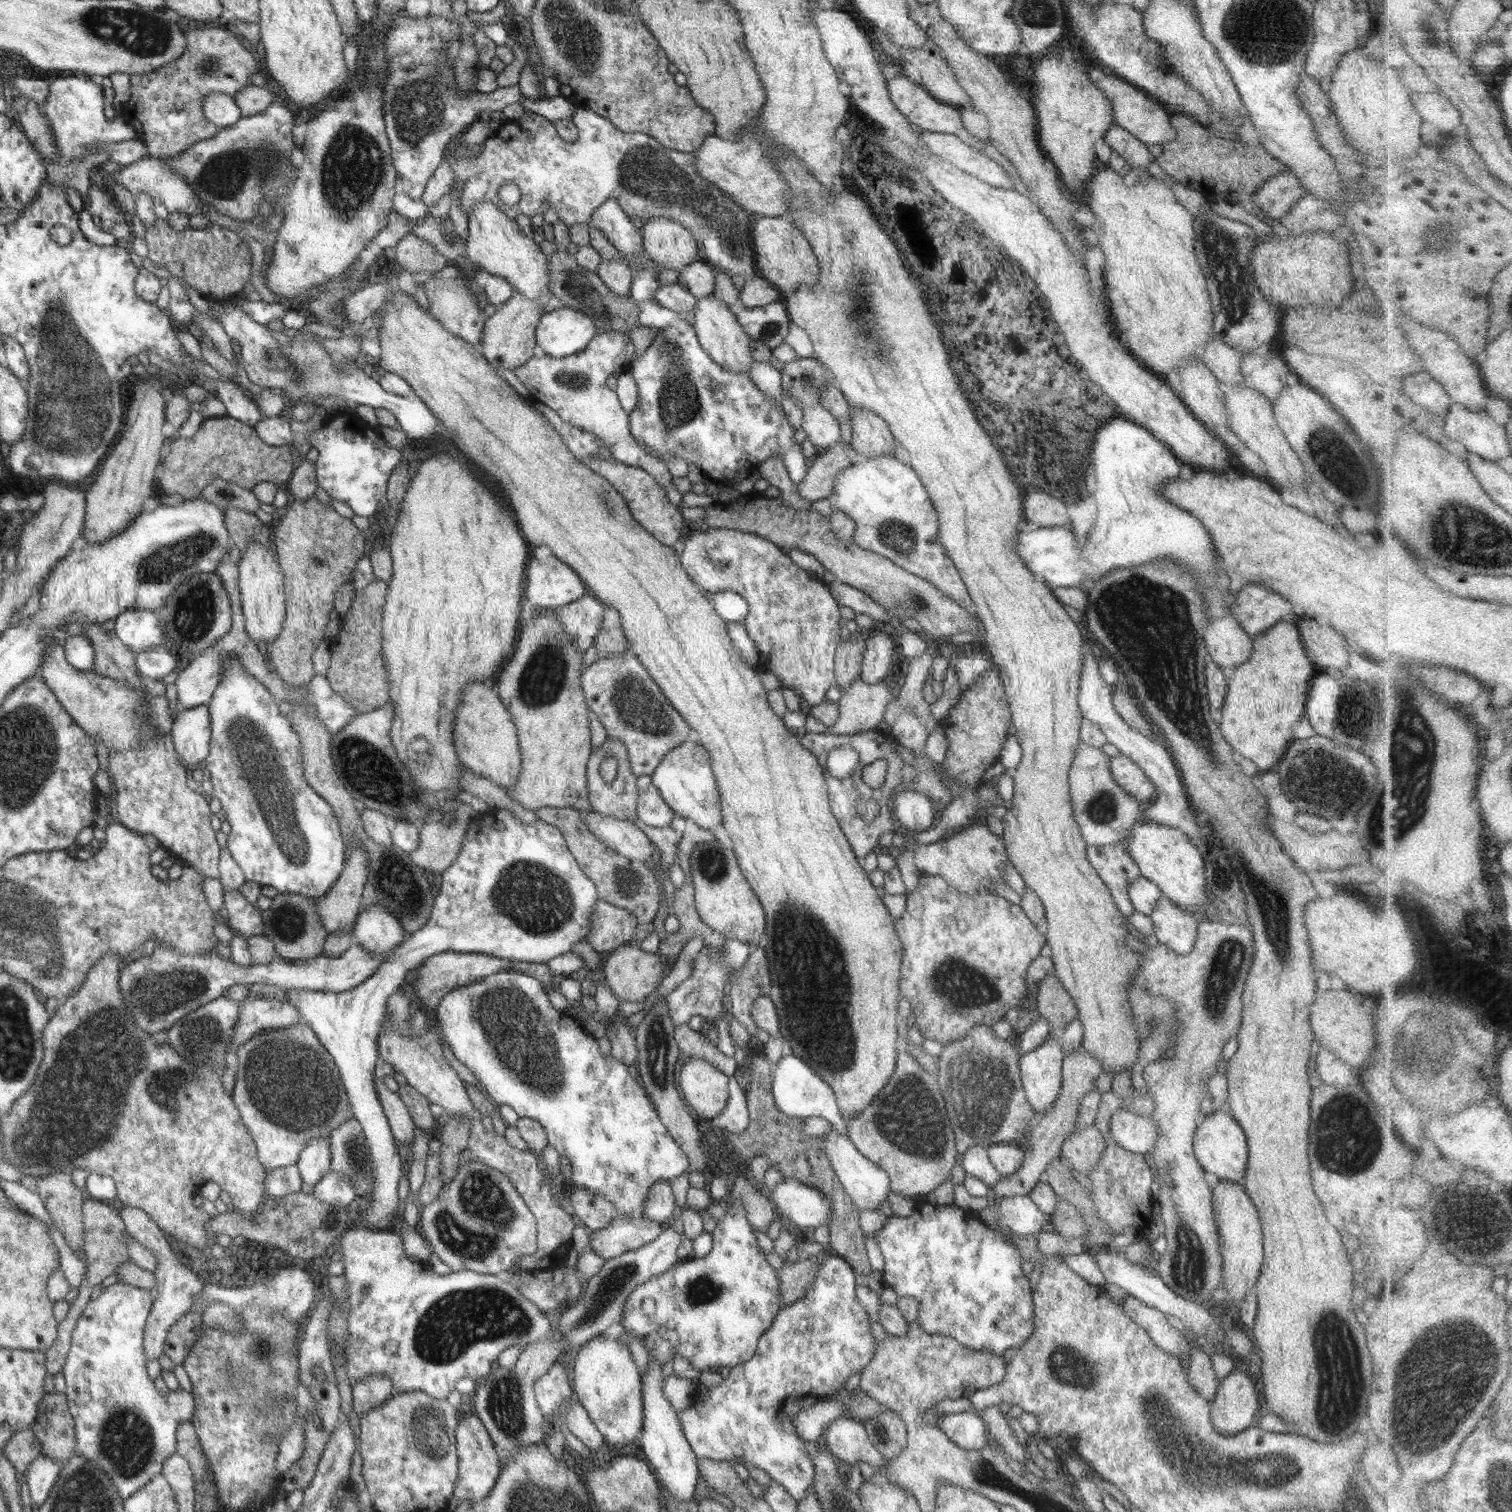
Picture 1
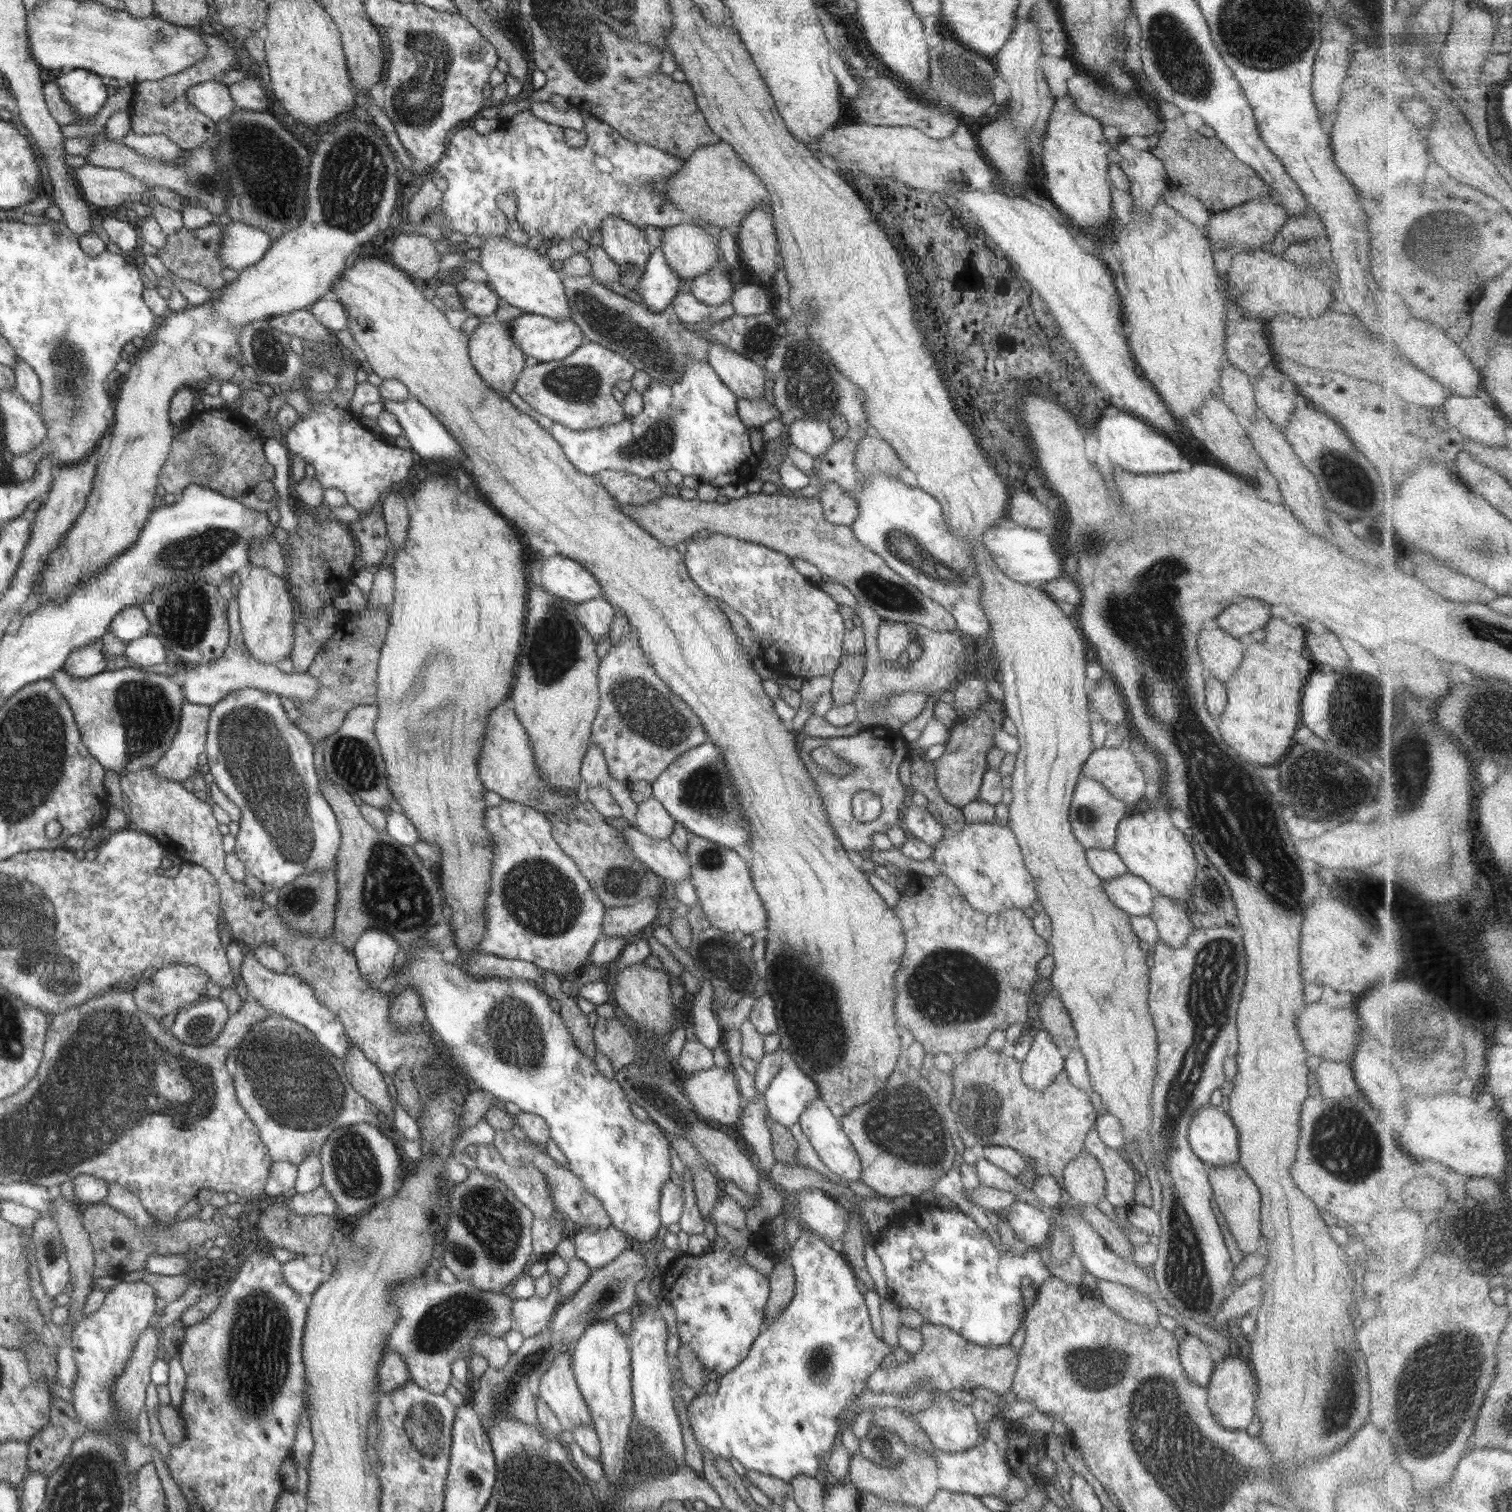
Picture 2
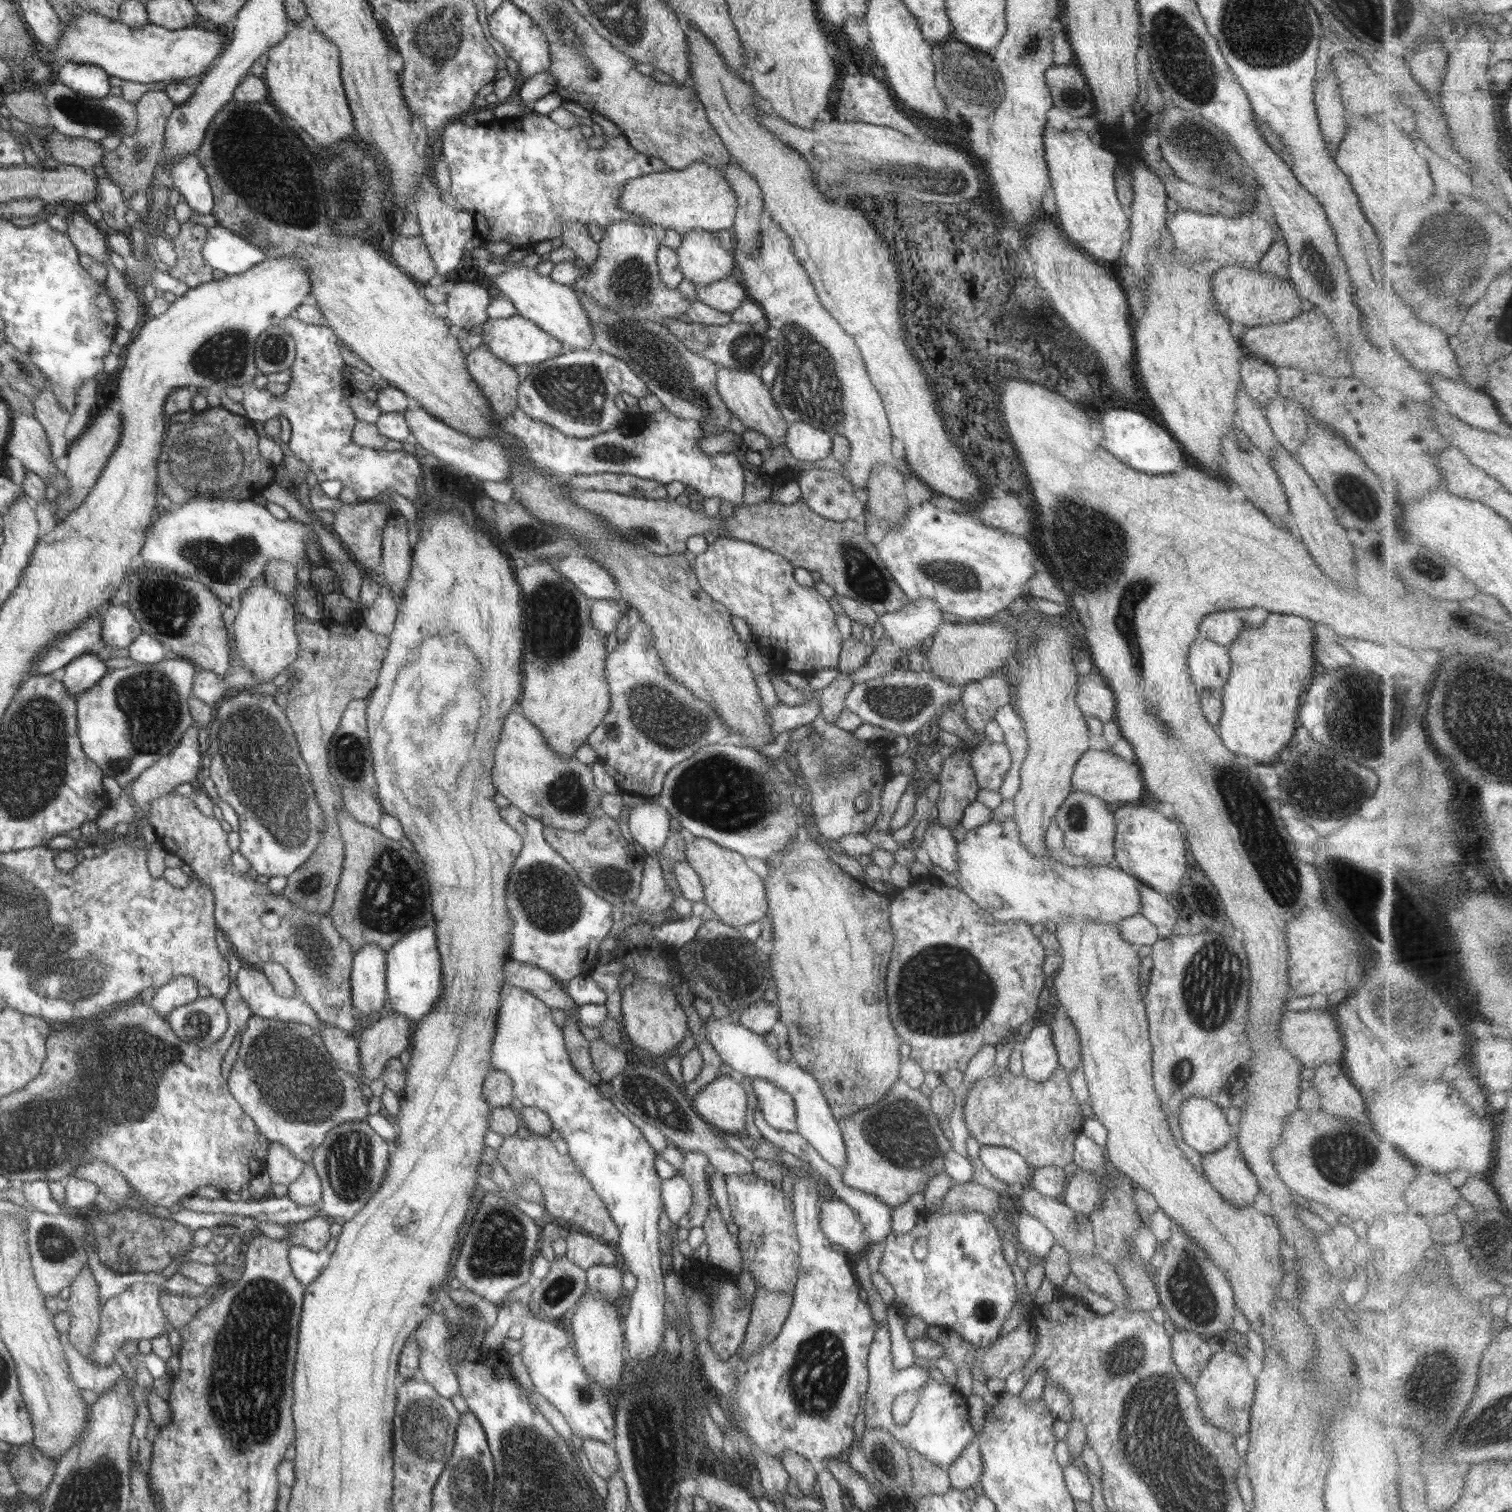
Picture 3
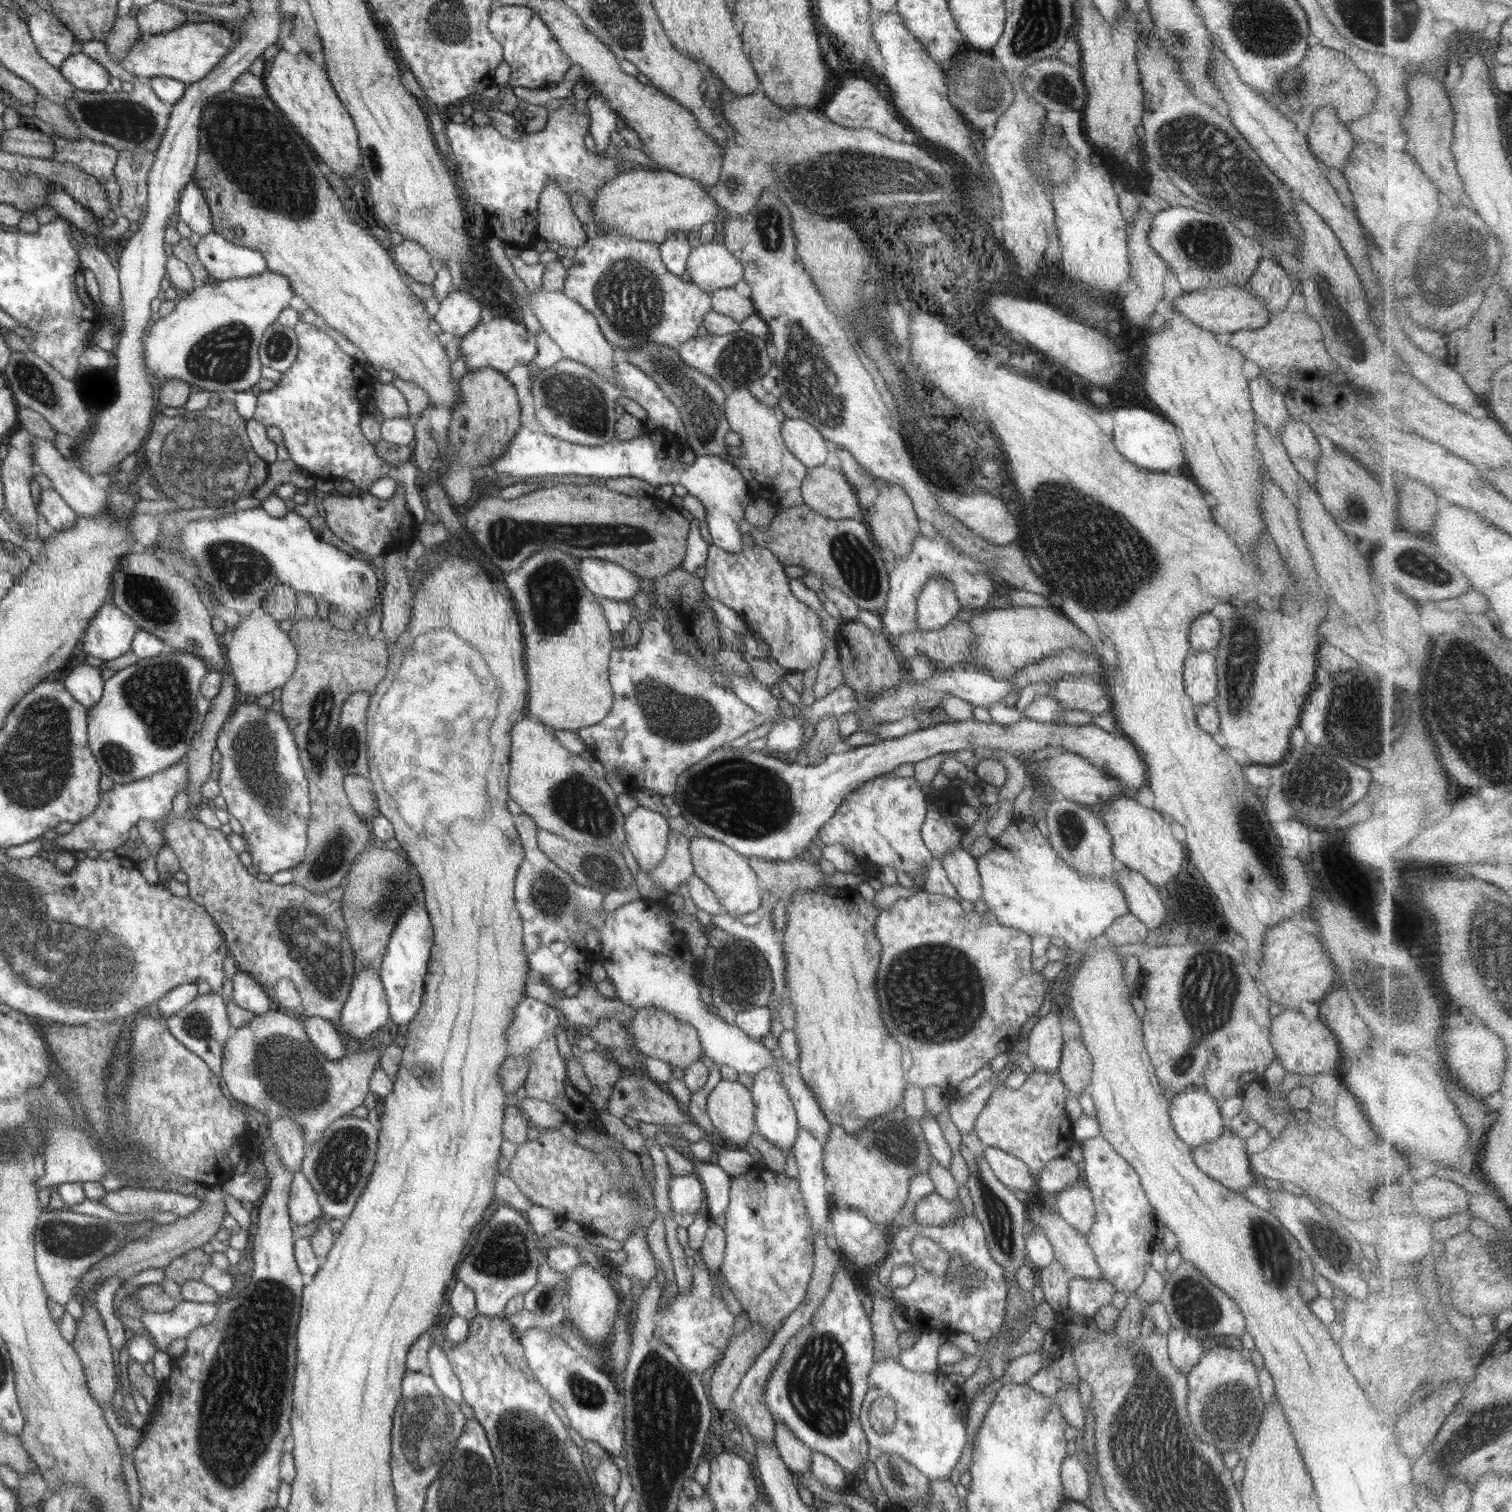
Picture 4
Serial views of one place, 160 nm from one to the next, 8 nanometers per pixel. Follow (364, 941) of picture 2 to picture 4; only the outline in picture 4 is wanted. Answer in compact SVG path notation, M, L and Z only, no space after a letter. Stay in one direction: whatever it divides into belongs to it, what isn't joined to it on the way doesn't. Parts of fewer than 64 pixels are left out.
M365 968L352 982L351 995L342 1010L340 1026L349 1038L364 1040L388 1022L386 988L373 968Z

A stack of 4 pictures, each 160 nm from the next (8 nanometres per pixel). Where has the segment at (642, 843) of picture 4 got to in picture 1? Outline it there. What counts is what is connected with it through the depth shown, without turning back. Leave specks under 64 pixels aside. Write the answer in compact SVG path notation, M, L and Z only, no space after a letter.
M653 784L639 795L636 814L642 822L654 828L670 826L670 822L676 816Z

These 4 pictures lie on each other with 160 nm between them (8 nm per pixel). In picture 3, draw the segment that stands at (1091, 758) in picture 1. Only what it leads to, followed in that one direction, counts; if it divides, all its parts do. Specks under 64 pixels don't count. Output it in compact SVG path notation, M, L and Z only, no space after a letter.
M1081 790L1072 791L1053 816L1053 822L1063 832L1065 850L1074 856L1095 860L1094 867L1114 863L1116 823L1113 808L1097 796Z

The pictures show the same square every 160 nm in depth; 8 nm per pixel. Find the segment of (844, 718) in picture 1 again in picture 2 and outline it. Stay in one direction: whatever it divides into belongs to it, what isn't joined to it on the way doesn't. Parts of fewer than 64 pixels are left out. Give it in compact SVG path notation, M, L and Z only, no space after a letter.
M858 604L855 614L862 620L862 630L865 634L865 662L866 669L860 680L859 689L855 700L852 702L858 711L858 718L864 726L863 729L872 728L879 720L879 714L885 711L887 702L892 695L904 691L918 691L923 693L939 693L952 690L962 678L960 666L965 660L965 649L971 651L975 643L958 634L957 631L936 632L922 625L915 625L916 639L922 649L920 658L909 666L909 669L898 670L897 662L884 660L877 650L877 632L883 618L874 612L867 604Z

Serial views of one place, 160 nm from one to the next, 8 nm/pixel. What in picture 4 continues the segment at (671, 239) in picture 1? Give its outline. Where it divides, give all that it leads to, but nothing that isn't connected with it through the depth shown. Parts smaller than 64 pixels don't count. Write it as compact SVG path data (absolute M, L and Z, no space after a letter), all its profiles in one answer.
M696 241L687 260L690 280L704 292L734 288L744 278L743 264L722 243Z

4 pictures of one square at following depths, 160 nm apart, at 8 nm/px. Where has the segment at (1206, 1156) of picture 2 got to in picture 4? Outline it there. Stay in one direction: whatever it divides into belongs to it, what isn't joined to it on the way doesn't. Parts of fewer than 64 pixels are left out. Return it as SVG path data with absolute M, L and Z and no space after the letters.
M1196 1085L1187 1086L1171 1099L1168 1114L1175 1133L1191 1147L1215 1141L1226 1129L1227 1119L1221 1115L1217 1100Z

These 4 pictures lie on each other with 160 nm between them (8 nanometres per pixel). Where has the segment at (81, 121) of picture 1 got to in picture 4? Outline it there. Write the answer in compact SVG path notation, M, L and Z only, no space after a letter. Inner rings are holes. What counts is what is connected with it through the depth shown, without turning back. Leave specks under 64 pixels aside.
M82 52L70 55L59 69L78 90L102 93L110 80L106 68ZM191 181L181 195L178 203L178 218L185 222L192 232L200 236L206 236L213 230L214 220L204 198L204 193L200 189L200 185L196 185Z

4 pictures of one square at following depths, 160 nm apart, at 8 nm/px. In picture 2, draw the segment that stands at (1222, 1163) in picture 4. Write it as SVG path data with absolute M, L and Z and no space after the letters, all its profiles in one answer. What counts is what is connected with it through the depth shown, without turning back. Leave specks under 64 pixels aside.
M1239 1162L1232 1166L1209 1167L1209 1183L1213 1190L1213 1198L1222 1212L1232 1236L1239 1249L1245 1254L1256 1254L1261 1236L1261 1194L1256 1183L1249 1177Z

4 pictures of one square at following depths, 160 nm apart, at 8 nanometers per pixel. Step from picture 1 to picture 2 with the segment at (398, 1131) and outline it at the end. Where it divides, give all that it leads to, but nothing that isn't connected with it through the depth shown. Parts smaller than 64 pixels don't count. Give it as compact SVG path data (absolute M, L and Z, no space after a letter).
M352 1048L343 1058L344 1073L360 1094L363 1094L384 1117L393 1118L396 1100L388 1095L388 1085L381 1070L366 1058L359 1048Z

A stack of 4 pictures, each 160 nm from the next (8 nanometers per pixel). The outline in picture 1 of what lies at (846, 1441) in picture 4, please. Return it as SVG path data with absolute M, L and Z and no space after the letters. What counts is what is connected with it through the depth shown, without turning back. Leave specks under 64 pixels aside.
M831 1251L819 1253L821 1261L805 1295L776 1313L770 1329L760 1336L754 1357L745 1364L732 1367L729 1378L714 1386L702 1402L677 1412L682 1432L697 1458L729 1462L743 1458L745 1465L764 1470L797 1501L804 1498L808 1488L813 1486L816 1463L812 1462L808 1450L811 1443L797 1433L792 1419L800 1409L828 1400L850 1376L860 1375L872 1361L876 1345L870 1329L870 1314L857 1299L857 1273L841 1256Z

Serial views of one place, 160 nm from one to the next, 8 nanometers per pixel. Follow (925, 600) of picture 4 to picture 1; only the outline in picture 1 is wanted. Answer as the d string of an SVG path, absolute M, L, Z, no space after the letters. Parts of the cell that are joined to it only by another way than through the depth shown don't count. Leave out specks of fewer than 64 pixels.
M884 630L873 631L867 638L859 679L864 680L866 684L878 684L889 678L898 661L896 650L898 648L890 633Z

